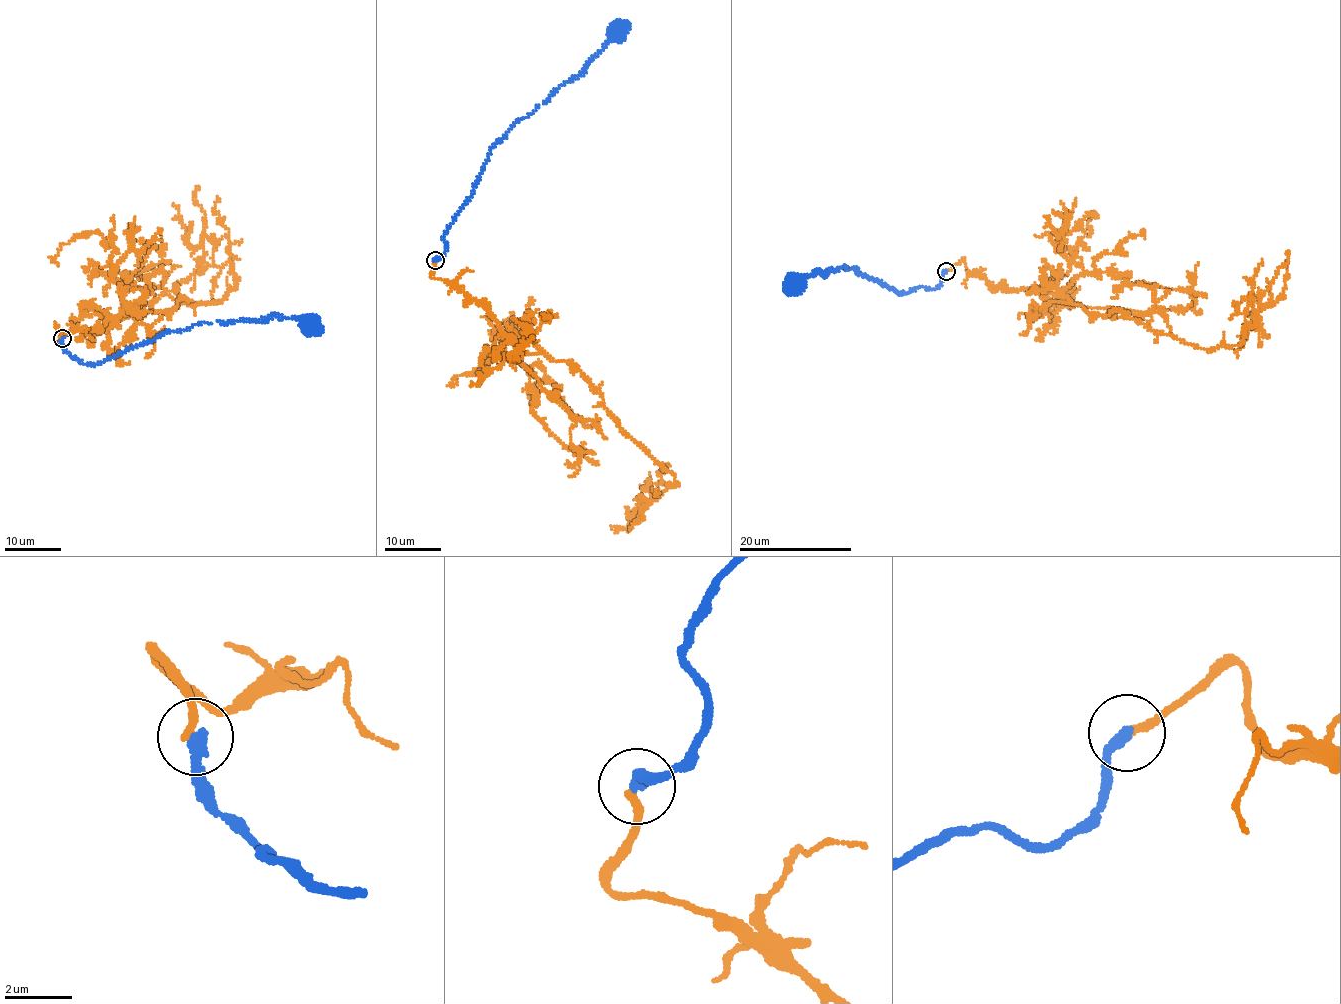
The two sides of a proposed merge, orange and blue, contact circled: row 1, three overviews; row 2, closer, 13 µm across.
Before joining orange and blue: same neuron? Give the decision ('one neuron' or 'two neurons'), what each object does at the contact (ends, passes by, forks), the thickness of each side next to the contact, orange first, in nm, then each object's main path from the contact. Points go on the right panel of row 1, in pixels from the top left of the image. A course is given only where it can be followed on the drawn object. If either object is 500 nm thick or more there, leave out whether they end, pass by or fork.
one neuron; orange ends; blue ends; calibres 240 and 380 nm; course orange (947, 270), (965, 261), (991, 284), (1124, 311), (1212, 350), (1236, 345), (1260, 304), (1276, 301), (1286, 261); course blue (945, 271), (932, 290), (917, 288), (900, 295), (851, 267), (841, 266), (825, 276), (818, 271), (793, 285)

